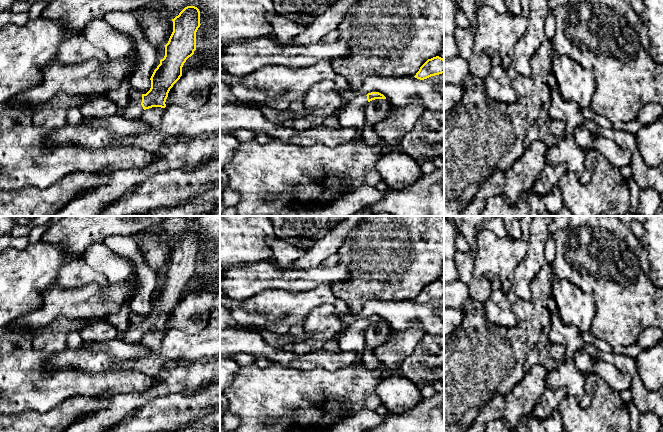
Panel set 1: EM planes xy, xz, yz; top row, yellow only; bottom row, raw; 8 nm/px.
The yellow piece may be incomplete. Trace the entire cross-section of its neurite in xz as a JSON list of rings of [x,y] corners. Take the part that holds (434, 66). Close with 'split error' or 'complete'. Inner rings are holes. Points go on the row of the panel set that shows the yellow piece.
[[[436,56],[428,59],[414,76],[417,79],[424,80],[431,76],[444,73],[444,59]]]; complete

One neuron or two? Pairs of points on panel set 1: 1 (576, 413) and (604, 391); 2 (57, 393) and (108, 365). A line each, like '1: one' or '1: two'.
1: one
2: two

